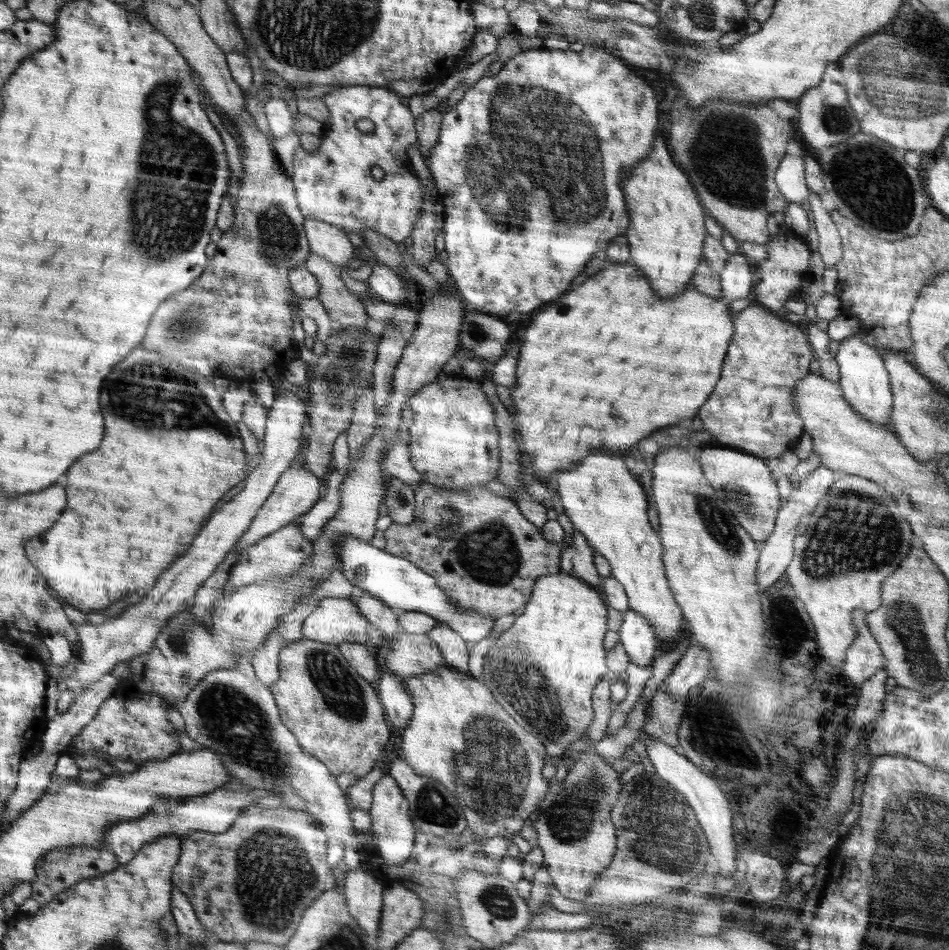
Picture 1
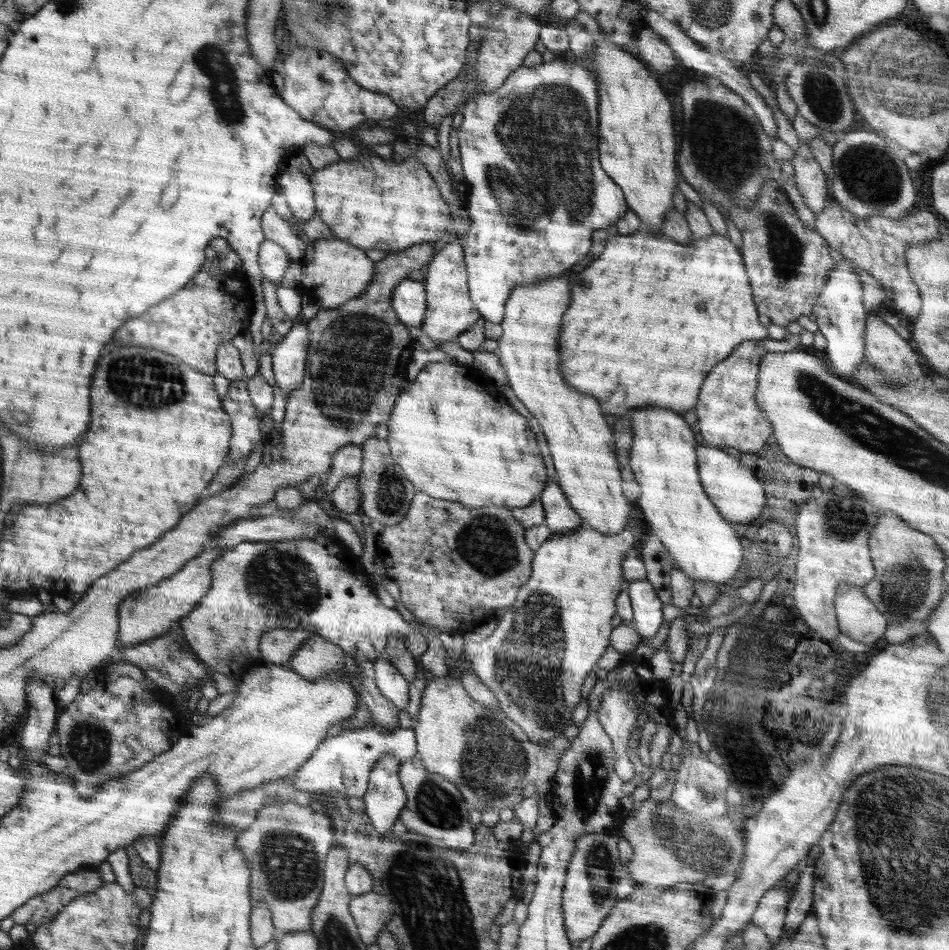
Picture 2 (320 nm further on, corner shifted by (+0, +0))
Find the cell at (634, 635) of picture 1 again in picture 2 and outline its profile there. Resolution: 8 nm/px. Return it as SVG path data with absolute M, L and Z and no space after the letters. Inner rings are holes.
M648 579L626 582L625 588L633 608L633 626L640 636L651 639L660 628L664 618L664 604L657 597Z

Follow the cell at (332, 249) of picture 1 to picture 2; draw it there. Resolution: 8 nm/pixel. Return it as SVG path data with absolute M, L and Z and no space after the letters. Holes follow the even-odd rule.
M281 169L277 180L290 210L298 216L298 220L305 221L315 215L313 188L304 173L296 169Z

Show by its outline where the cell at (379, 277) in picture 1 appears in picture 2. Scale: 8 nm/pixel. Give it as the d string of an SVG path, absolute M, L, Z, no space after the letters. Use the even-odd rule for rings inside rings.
M406 279L400 282L392 295L392 309L406 327L422 328L426 312L426 294L422 283Z

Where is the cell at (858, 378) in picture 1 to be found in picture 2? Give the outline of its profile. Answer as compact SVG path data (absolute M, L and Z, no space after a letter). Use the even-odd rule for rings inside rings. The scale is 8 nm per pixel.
M848 258L836 262L824 282L824 288L814 304L811 317L818 324L819 332L826 339L826 348L823 357L834 374L848 380L853 380L853 372L865 360L866 317L868 310L862 302L862 283L852 263Z

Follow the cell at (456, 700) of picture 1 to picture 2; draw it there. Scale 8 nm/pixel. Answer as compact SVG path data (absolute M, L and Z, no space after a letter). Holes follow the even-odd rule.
M447 675L426 685L419 715L412 729L417 741L417 759L429 772L454 784L470 808L482 812L485 808L500 812L514 807L518 795L528 785L536 785L544 794L558 772L568 738L556 737L544 745L528 739L526 733L504 713L476 702L459 679Z

